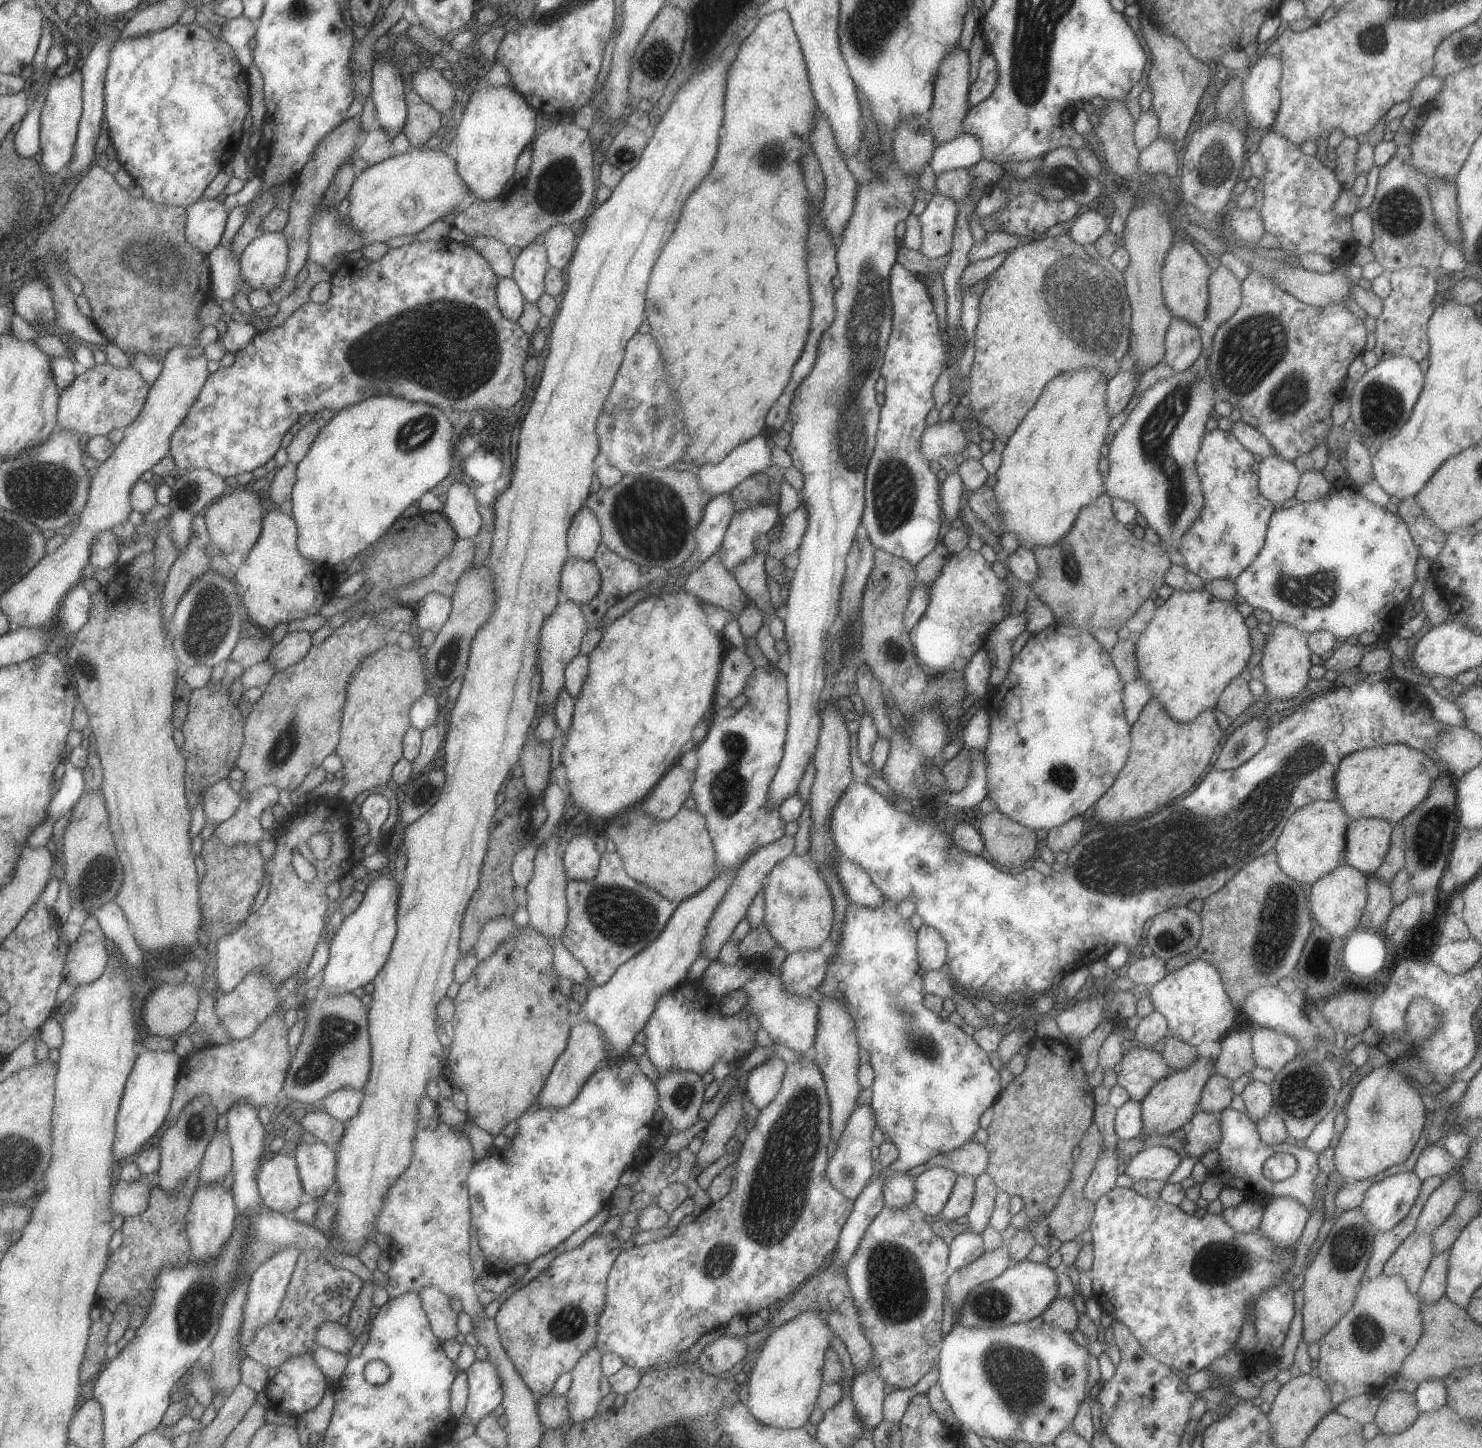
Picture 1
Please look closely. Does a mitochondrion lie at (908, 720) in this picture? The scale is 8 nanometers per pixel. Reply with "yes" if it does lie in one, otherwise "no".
no

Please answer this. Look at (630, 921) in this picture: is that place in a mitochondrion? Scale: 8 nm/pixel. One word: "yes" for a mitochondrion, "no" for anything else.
yes

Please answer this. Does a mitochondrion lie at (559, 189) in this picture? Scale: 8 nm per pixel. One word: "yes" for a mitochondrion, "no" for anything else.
yes

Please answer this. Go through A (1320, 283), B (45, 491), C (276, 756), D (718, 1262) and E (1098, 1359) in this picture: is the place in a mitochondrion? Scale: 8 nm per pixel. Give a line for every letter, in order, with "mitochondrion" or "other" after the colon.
A: other
B: mitochondrion
C: mitochondrion
D: mitochondrion
E: other

